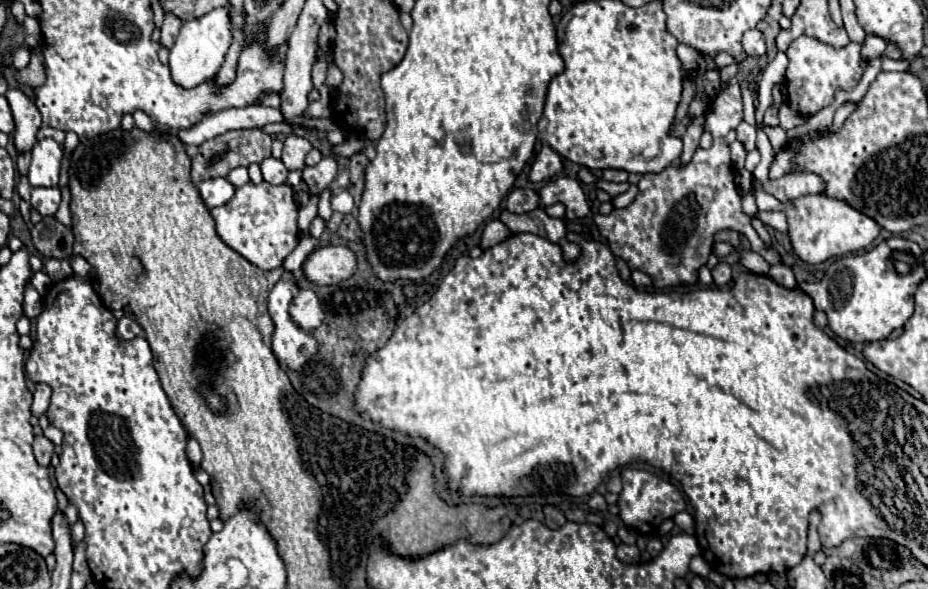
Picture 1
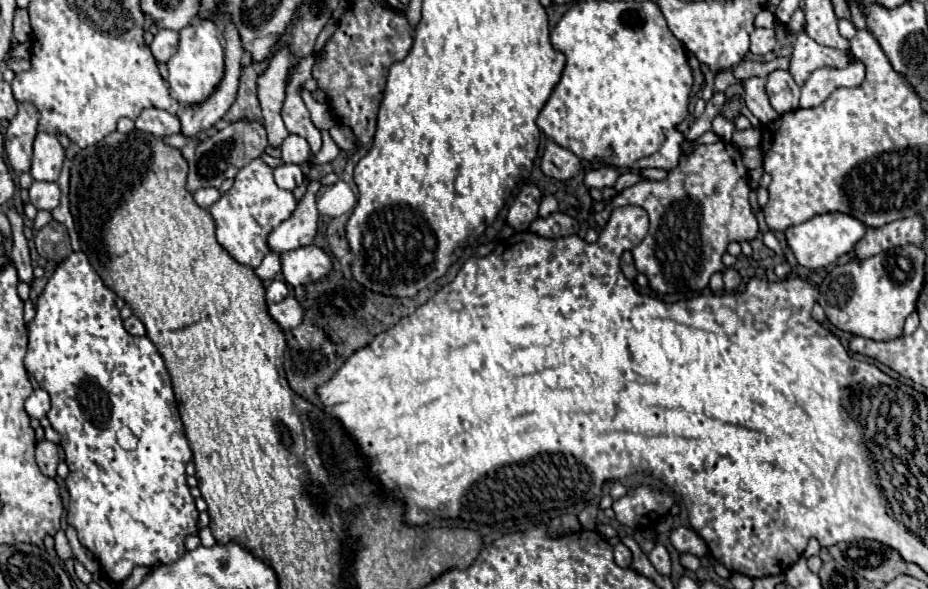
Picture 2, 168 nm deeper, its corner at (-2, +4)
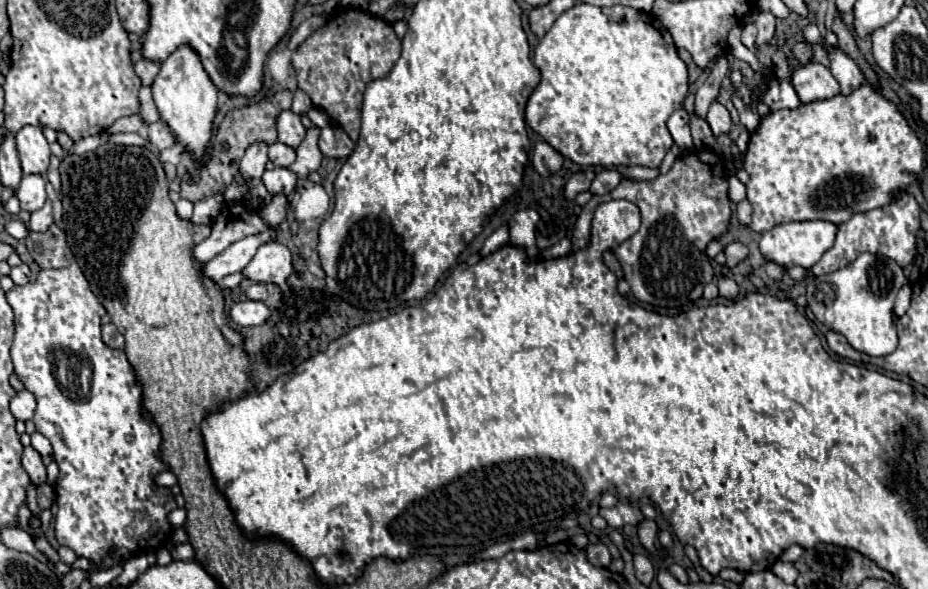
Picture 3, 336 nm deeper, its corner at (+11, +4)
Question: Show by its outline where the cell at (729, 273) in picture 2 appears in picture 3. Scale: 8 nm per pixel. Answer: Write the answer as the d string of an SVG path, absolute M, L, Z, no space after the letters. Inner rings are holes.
M723 277L723 279L719 279L717 287L719 287L719 295L725 297L725 299L735 299L739 295L739 287L737 287L737 283L733 279Z

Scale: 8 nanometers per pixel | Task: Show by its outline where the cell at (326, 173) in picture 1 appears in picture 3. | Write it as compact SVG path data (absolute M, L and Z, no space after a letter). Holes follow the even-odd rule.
M269 227L267 231L259 233L259 235L251 235L247 239L241 239L239 243L233 243L231 247L227 247L227 251L223 251L221 255L217 255L215 259L201 263L201 275L213 281L219 281L225 275L231 273L239 273L243 271L243 267L253 259L257 247L261 243L267 243L273 239L273 227Z

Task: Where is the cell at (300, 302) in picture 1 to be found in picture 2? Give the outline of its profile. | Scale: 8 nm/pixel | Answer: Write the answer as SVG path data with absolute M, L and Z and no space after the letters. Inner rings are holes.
M286 297L280 303L270 303L268 305L270 317L282 327L282 329L294 329L302 323L304 319L304 307L296 297Z

